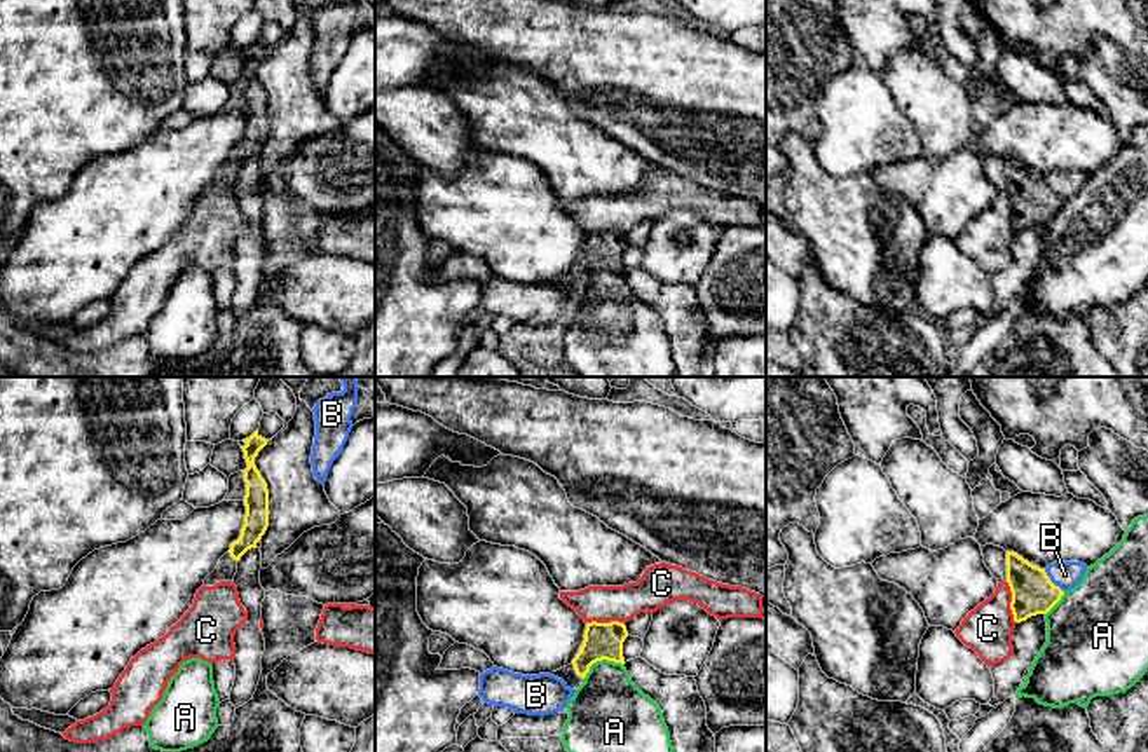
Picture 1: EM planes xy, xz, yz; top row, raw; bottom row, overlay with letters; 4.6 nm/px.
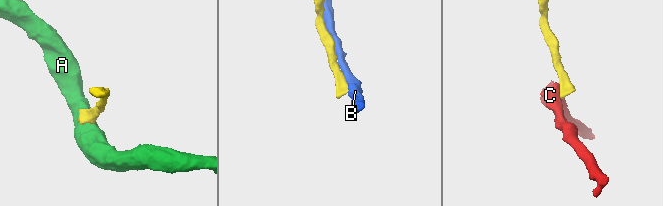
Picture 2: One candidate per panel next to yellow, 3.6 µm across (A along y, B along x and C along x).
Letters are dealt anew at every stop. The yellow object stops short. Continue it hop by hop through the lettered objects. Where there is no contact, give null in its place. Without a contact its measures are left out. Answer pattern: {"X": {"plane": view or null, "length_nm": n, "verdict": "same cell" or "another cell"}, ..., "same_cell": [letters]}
{"A": {"plane": "xz", "length_nm": 200, "verdict": "another cell"}, "B": {"plane": "yz", "length_nm": 140, "verdict": "another cell"}, "C": {"plane": "yz", "length_nm": 200, "verdict": "another cell"}, "same_cell": []}

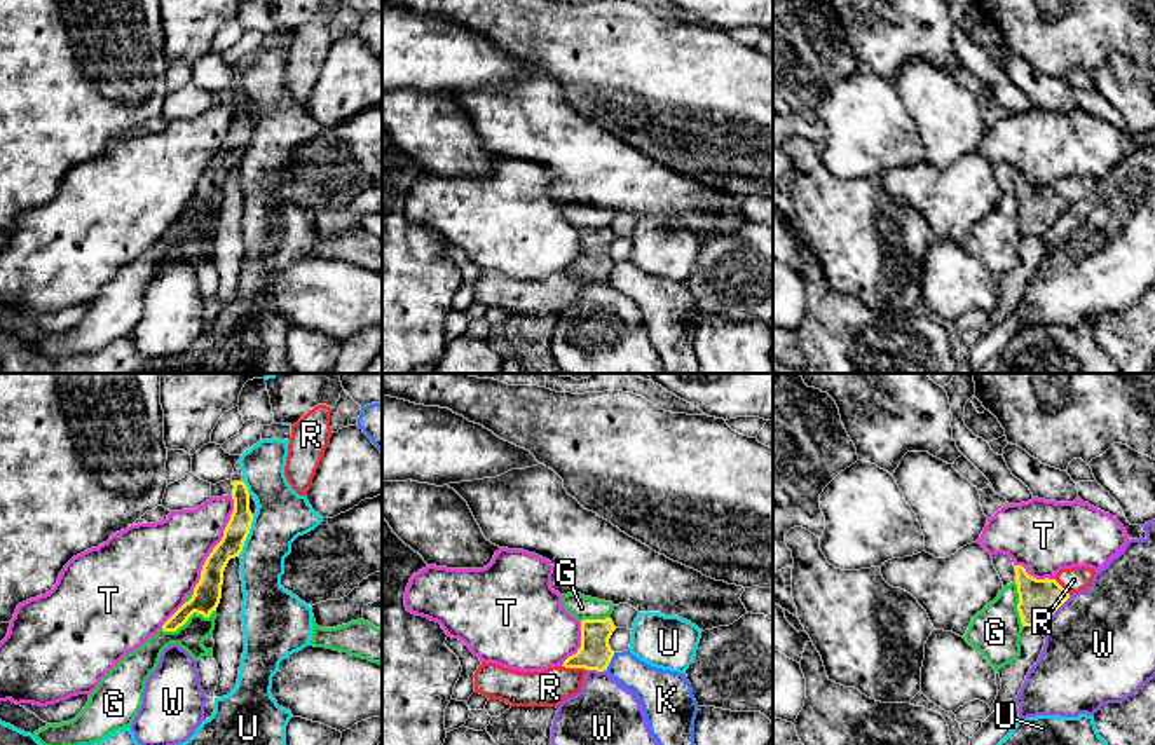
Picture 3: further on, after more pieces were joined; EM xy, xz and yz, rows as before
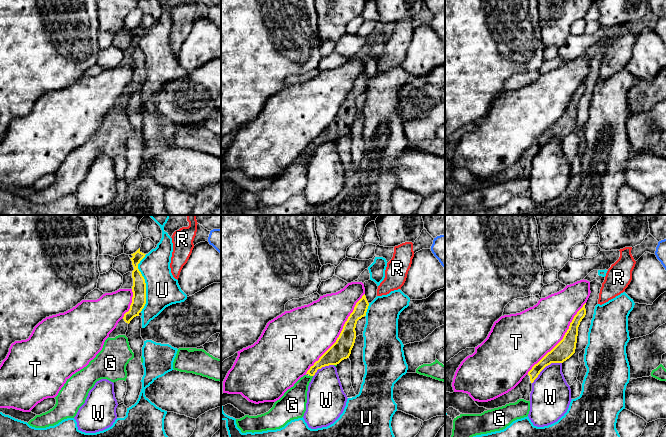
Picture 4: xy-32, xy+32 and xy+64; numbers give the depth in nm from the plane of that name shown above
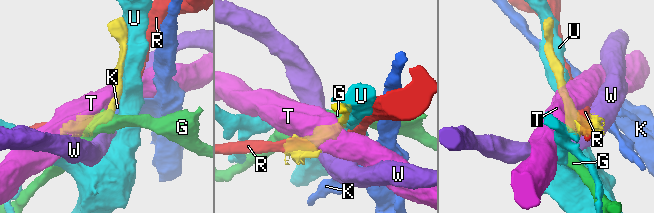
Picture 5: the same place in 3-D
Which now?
{"G": {"plane": "xy", "length_nm": 280, "verdict": "another cell"}, "K": {"plane": "xz", "length_nm": 90, "verdict": "another cell"}, "R": {"plane": "xz", "length_nm": 130, "verdict": "another cell"}, "T": {"plane": "xy", "length_nm": 480, "verdict": "another cell"}, "U": {"plane": "xy", "length_nm": 200, "verdict": "another cell"}, "W": {"plane": "yz", "length_nm": 200, "verdict": "another cell"}, "same_cell": []}

